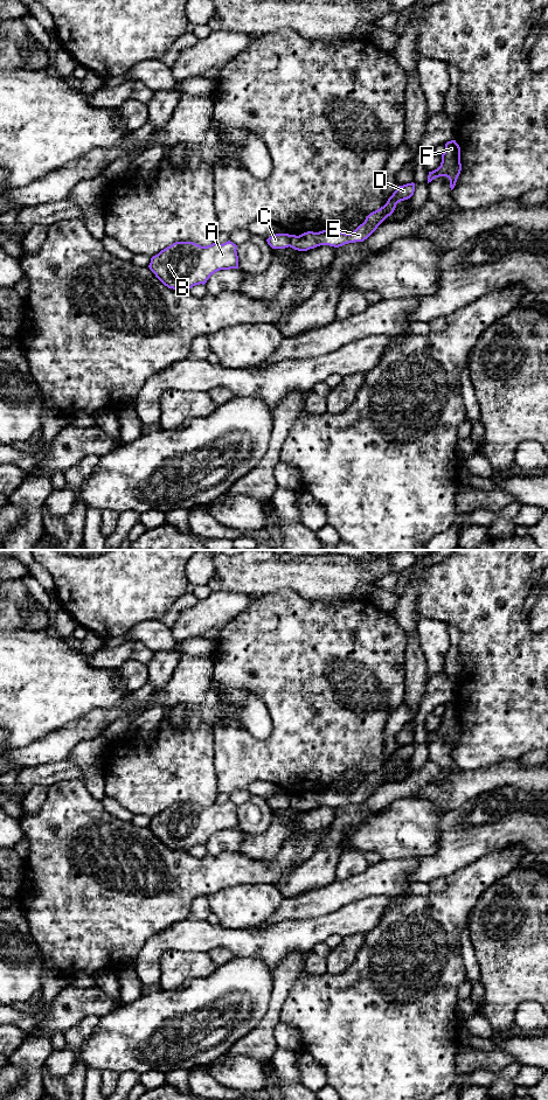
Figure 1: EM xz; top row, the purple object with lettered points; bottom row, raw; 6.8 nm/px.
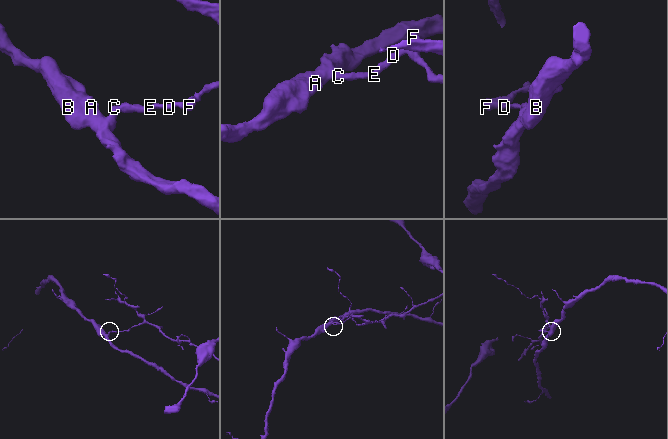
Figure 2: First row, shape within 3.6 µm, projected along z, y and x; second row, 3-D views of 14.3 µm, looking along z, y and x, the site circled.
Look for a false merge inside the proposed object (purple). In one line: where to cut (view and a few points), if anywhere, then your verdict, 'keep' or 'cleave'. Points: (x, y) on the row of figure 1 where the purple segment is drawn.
xz (288, 235), (290, 245) | cleave

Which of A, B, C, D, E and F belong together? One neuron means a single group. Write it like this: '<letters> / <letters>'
A B C / D E F

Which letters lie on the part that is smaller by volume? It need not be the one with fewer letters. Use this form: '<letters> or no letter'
D, E, F

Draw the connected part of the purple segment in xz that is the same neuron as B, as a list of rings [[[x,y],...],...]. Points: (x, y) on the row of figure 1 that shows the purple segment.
[[[228,241],[201,246],[193,242],[175,242],[151,258],[150,270],[168,288],[188,291],[195,285],[204,285],[220,270],[238,269],[237,245]]]

